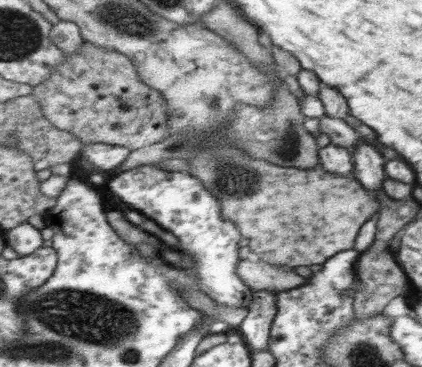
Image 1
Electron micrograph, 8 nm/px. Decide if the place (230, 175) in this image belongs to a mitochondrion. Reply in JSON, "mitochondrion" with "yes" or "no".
{"mitochondrion":"yes"}

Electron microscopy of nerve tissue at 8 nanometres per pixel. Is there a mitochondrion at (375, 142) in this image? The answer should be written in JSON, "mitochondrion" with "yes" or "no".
{"mitochondrion":"no"}

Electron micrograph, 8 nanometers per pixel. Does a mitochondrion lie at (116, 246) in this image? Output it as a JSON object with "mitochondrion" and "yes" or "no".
{"mitochondrion":"no"}

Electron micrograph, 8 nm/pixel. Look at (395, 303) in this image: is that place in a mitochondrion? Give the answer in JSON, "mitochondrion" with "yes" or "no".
{"mitochondrion":"no"}

